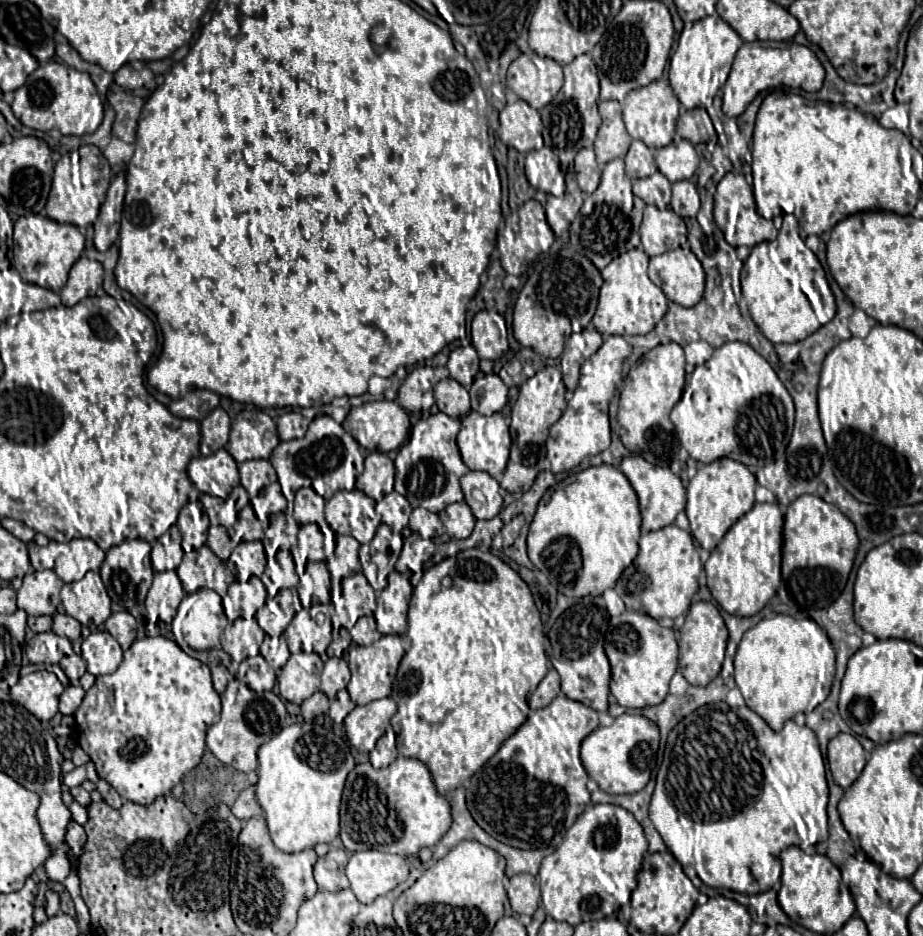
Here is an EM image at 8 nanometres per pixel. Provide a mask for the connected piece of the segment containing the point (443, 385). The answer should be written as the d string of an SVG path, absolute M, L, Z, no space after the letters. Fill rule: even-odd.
M442 379L434 385L434 399L442 413L450 417L464 417L470 413L468 391L454 379Z

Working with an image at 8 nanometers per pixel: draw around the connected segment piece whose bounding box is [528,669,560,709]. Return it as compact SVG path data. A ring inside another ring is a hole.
M550 669L546 677L540 681L540 685L536 687L536 691L532 693L532 697L528 699L528 705L530 709L546 707L558 693L560 693L560 675L554 669Z

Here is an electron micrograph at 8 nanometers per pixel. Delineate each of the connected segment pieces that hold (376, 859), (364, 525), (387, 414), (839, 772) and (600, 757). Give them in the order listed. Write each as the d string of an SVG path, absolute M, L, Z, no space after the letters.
M358 851L346 865L350 889L360 903L372 903L376 897L390 893L408 877L408 861L400 855L382 851Z
M358 489L338 491L326 501L326 521L338 535L352 535L360 543L370 543L380 525L374 499Z
M372 401L348 413L352 437L366 451L388 453L398 449L410 431L410 419L396 401Z
M838 733L834 739L830 739L830 743L828 743L828 767L830 767L834 781L842 789L848 789L858 779L864 765L866 765L864 749L854 735Z
M624 713L614 719L608 727L594 729L580 747L580 759L588 775L606 793L615 795L638 793L650 781L652 769L656 767L656 751L660 743L658 725L642 715Z

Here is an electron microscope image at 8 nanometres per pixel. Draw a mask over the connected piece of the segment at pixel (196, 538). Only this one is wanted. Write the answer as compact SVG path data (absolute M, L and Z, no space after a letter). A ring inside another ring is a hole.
M198 501L182 508L176 526L182 535L181 546L185 553L196 551L206 543L210 522Z

